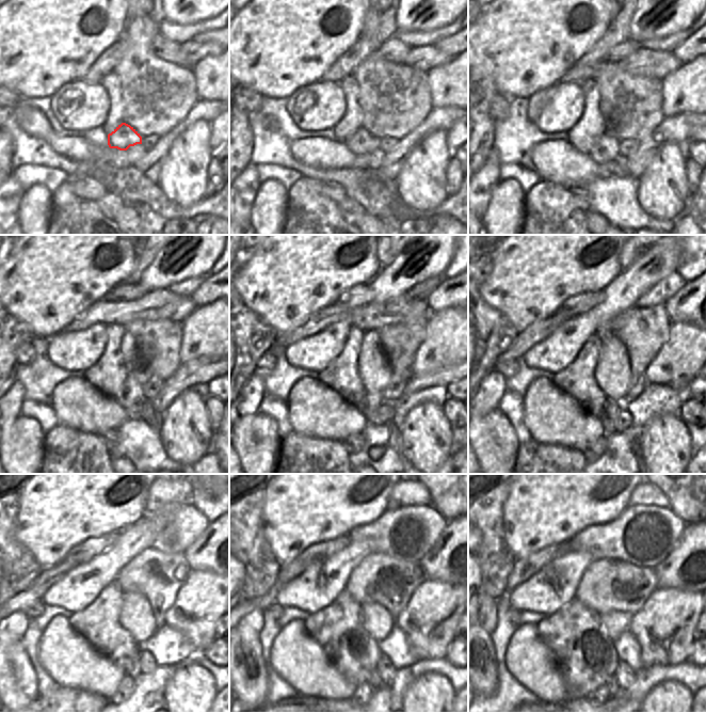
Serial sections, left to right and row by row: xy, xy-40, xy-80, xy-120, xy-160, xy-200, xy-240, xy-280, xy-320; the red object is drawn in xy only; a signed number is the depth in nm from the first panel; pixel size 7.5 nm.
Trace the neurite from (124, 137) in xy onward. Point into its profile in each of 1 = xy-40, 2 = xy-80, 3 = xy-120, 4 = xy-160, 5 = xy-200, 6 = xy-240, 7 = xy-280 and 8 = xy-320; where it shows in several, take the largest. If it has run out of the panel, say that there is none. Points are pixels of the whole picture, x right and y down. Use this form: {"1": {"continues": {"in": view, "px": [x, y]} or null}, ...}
{"1": {"continues": {"in": "xy-40", "px": [362, 142]}}, "2": {"continues": {"in": "xy-80", "px": [607, 147]}}, "3": {"continues": {"in": "xy-120", "px": [130, 393]}}, "4": {"continues": {"in": "xy-160", "px": [371, 401]}}, "5": {"continues": {"in": "xy-200", "px": [611, 407]}}, "6": {"continues": {"in": "xy-240", "px": [133, 670]}}, "7": {"continues": {"in": "xy-280", "px": [374, 681]}}, "8": {"continues": {"in": "xy-320", "px": [612, 682]}}}

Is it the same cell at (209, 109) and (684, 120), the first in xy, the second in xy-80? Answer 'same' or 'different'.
same

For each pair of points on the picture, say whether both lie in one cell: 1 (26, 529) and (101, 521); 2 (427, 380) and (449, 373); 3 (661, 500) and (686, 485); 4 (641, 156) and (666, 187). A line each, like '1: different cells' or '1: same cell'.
1: same cell
2: same cell
3: different cells
4: different cells

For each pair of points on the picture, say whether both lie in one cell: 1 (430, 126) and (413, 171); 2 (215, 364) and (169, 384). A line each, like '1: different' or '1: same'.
1: different
2: same

